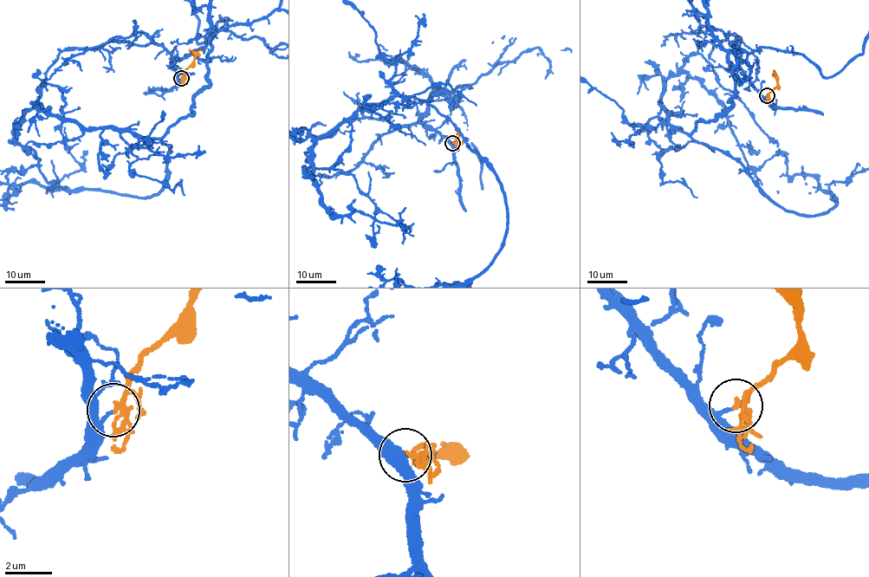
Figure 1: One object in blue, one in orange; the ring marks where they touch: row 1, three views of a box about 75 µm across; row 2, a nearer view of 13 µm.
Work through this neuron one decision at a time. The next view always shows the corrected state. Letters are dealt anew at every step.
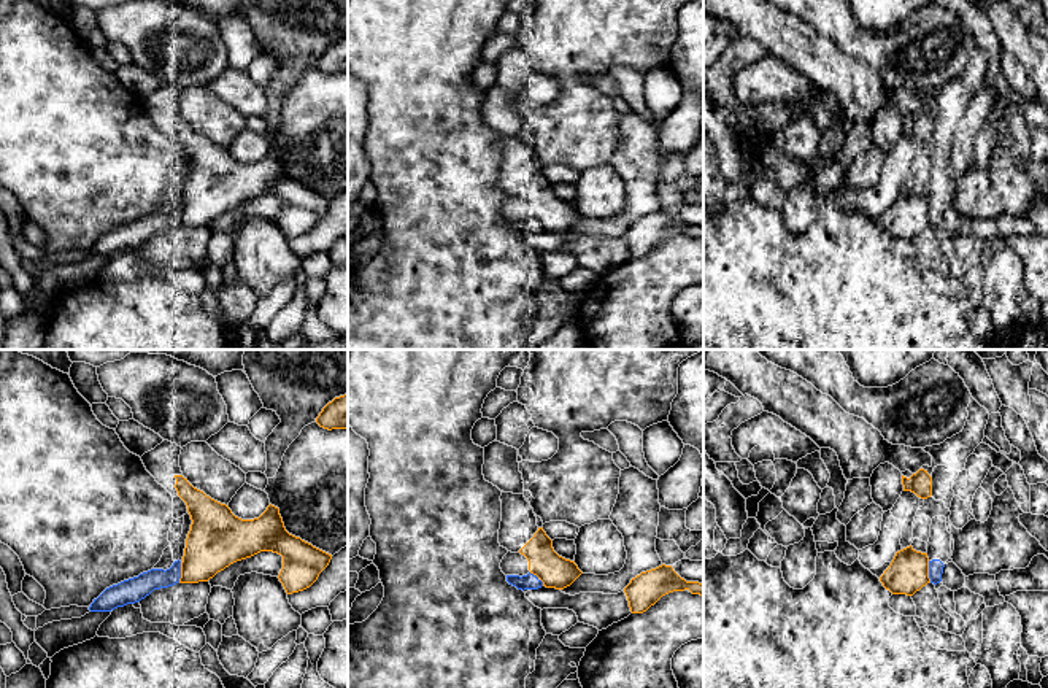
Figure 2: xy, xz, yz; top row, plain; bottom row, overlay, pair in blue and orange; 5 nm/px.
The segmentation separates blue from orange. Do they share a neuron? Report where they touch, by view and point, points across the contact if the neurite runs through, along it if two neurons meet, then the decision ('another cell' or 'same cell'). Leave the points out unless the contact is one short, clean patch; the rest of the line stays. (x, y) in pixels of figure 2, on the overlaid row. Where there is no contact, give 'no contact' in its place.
meets blue in yz at (929, 572); another cell

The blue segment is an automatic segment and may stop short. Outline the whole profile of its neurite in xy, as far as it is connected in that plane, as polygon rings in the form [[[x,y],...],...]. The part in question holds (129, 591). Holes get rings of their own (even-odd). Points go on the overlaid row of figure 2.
[[[175,561],[167,570],[151,569],[138,577],[124,580],[118,585],[106,588],[91,604],[91,612],[111,612],[127,604],[135,604],[149,596],[154,589],[168,588],[179,583],[181,561]]]

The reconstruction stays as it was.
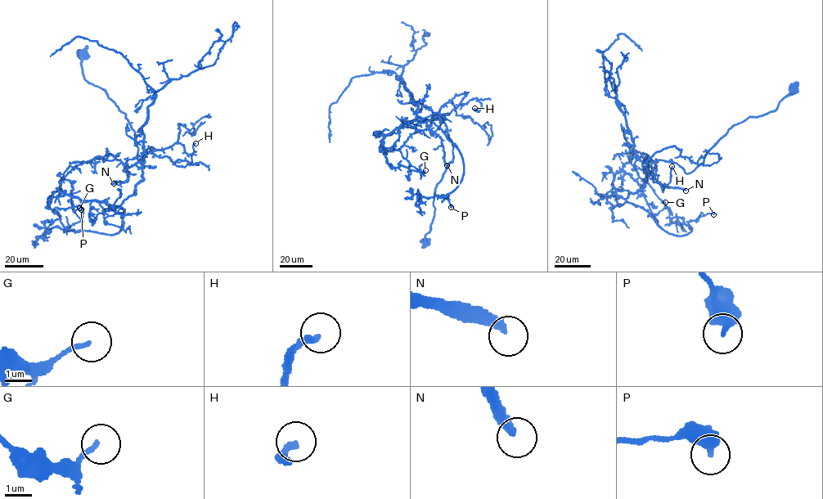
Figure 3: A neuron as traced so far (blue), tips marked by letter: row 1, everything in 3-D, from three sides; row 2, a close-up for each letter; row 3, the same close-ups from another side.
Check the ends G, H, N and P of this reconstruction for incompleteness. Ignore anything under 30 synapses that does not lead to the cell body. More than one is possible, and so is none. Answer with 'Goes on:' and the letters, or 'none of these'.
Goes on: N

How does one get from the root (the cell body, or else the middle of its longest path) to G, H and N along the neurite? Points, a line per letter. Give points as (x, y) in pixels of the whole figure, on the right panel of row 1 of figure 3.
G: (793, 90), (732, 125), (690, 173), (649, 161), (625, 199), (613, 177), (630, 163), (665, 202)
H: (793, 90), (774, 110), (732, 125), (690, 173), (676, 163), (654, 161), (654, 182), (667, 185), (672, 166)
N: (793, 90), (774, 110), (732, 125), (703, 162), (690, 173), (672, 162), (644, 163), (664, 186), (685, 191)

